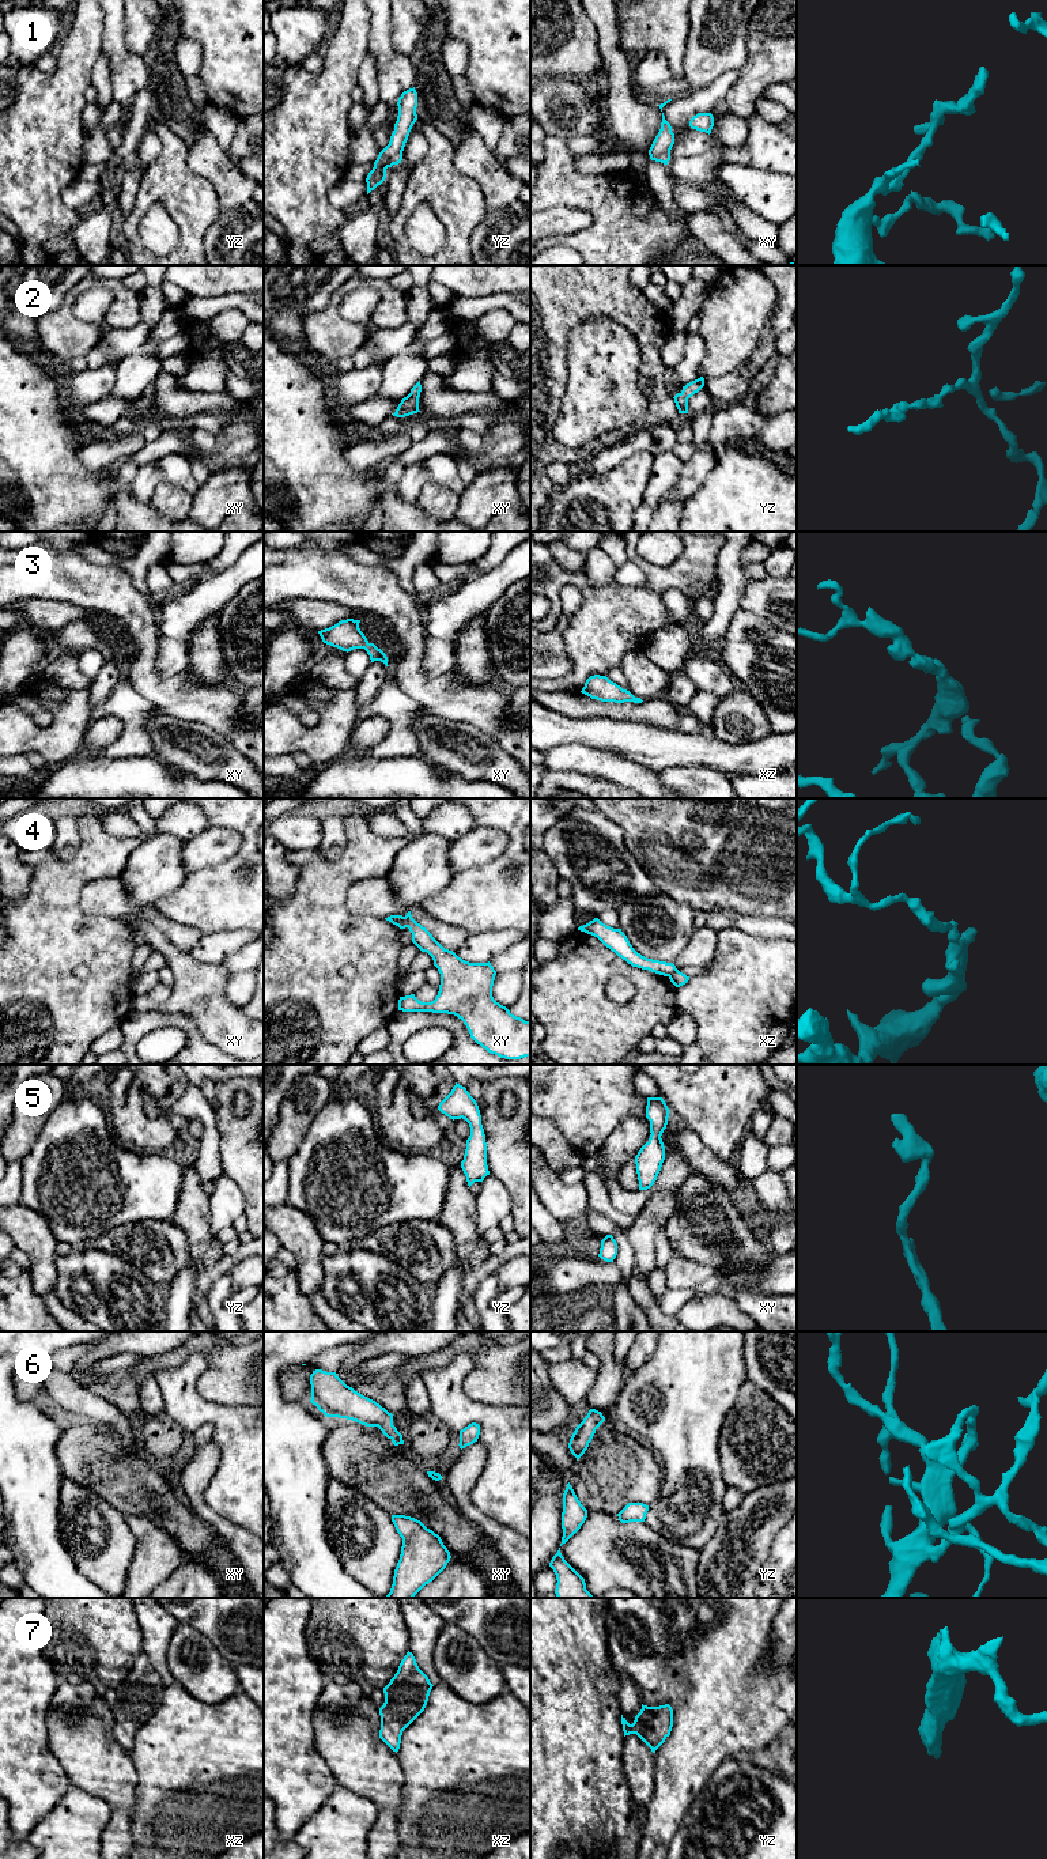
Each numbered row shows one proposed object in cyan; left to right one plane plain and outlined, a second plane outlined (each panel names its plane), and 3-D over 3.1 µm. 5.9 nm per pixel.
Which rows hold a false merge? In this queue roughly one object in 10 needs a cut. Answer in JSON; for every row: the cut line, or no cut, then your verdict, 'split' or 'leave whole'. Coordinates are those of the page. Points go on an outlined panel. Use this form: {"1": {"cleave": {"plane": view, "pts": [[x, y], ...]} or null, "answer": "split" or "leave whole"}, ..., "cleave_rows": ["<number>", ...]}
{"1": {"cleave": null, "answer": "leave whole"}, "2": {"cleave": null, "answer": "leave whole"}, "3": {"cleave": null, "answer": "leave whole"}, "4": {"cleave": {"plane": "xy", "pts": [[404, 917], [407, 926]]}, "answer": "split"}, "5": {"cleave": null, "answer": "leave whole"}, "6": {"cleave": null, "answer": "leave whole"}, "7": {"cleave": null, "answer": "leave whole"}, "cleave_rows": ["4"]}

